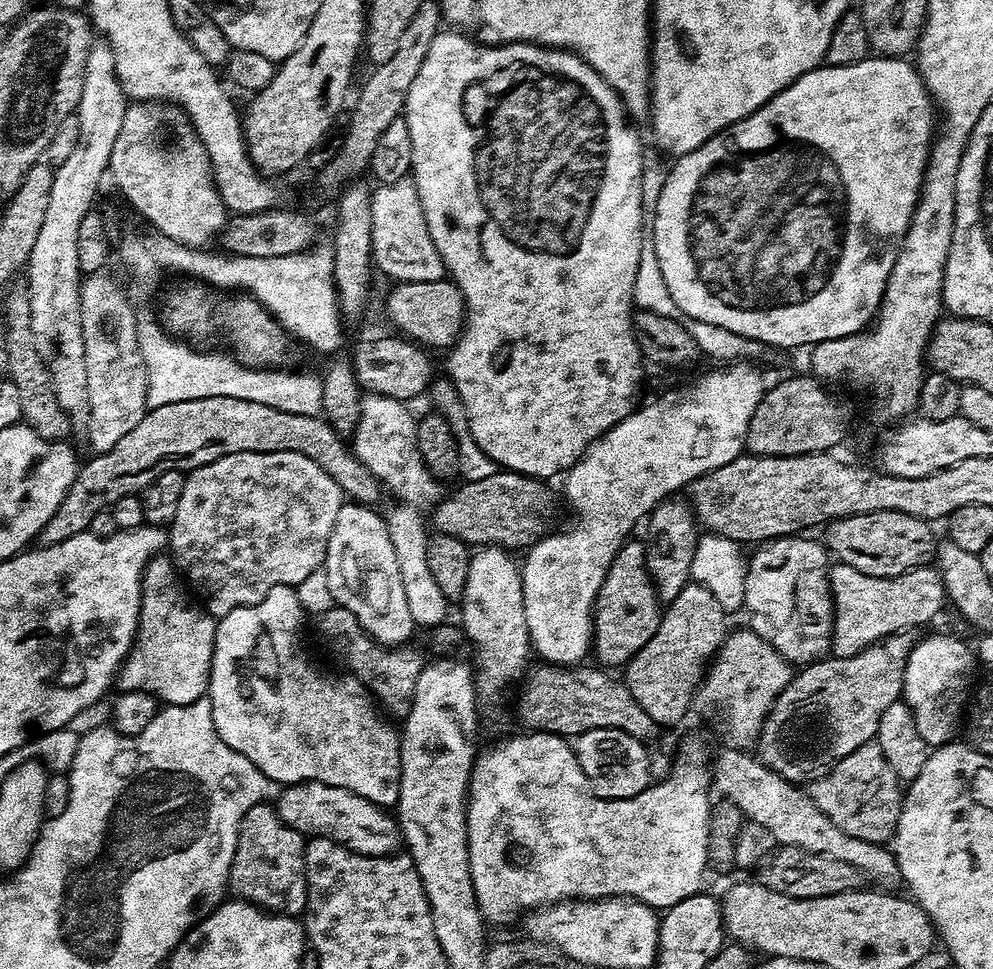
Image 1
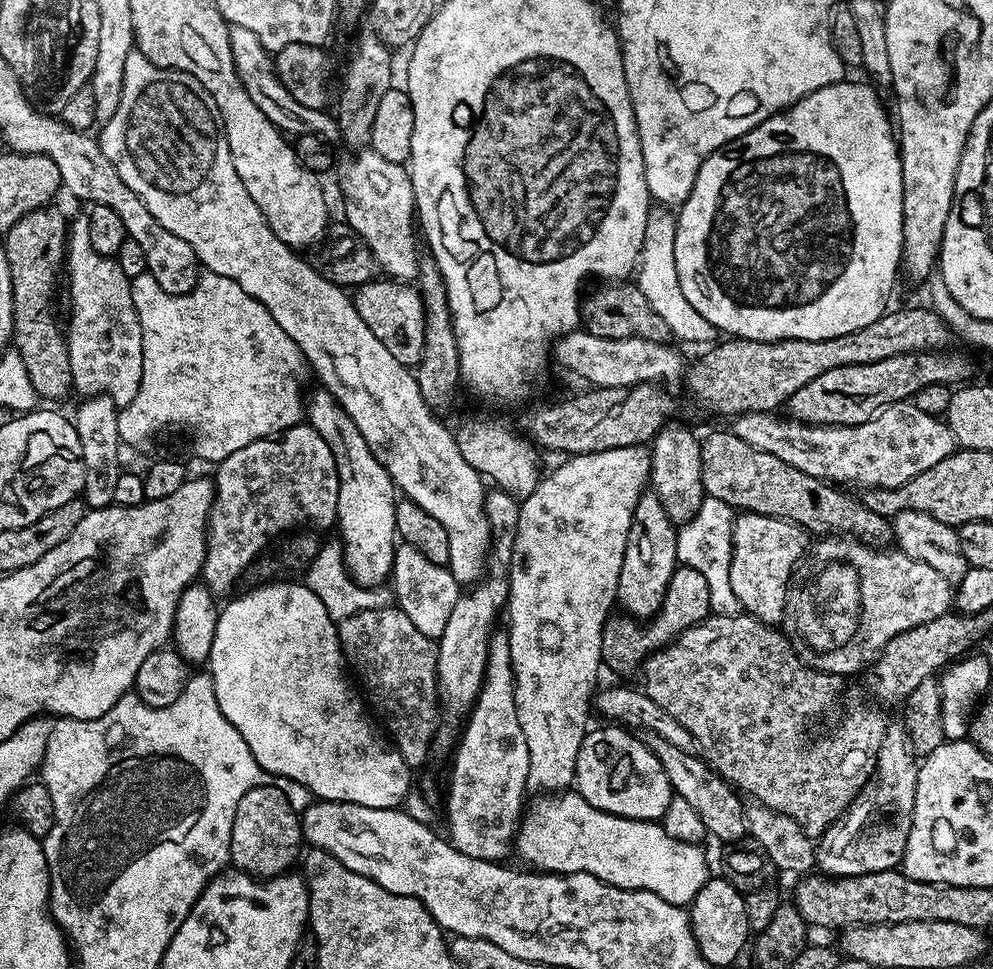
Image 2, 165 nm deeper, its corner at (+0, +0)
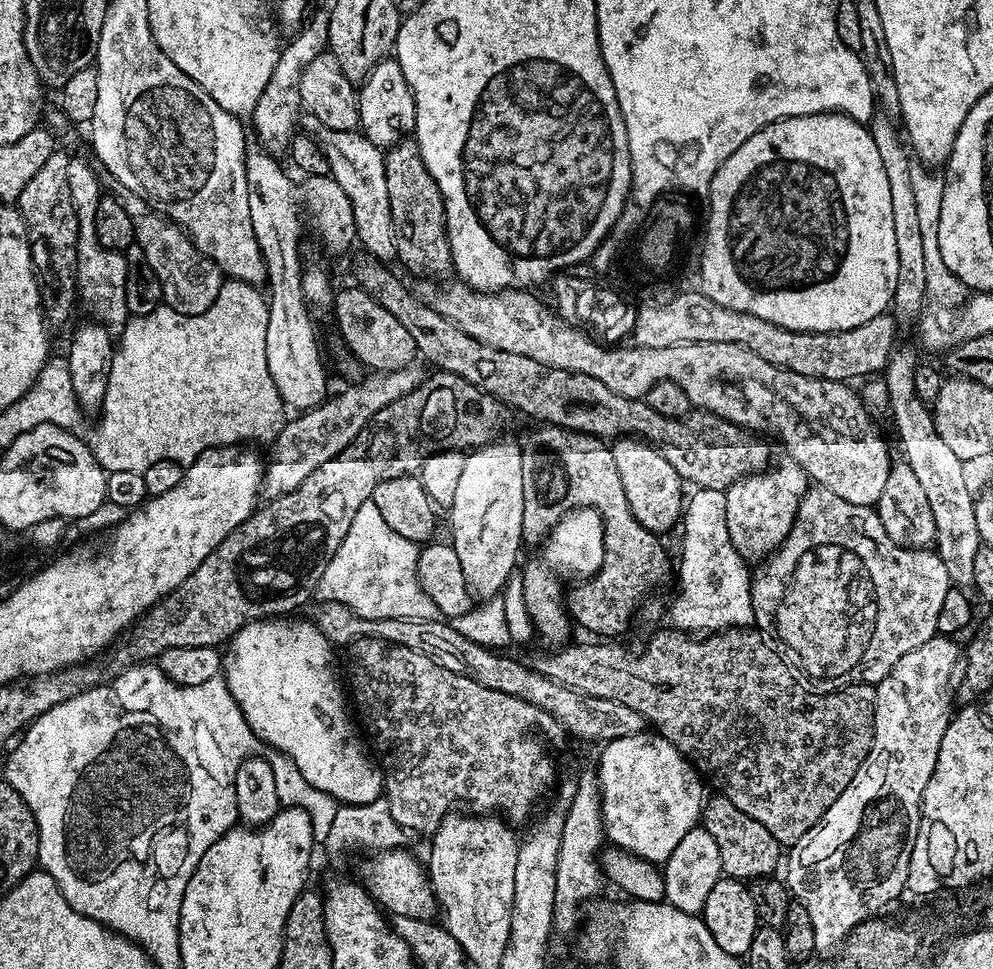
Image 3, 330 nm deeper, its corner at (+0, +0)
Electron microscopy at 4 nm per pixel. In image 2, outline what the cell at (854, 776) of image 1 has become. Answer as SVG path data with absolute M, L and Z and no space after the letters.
M710 614L701 624L688 628L671 644L653 652L644 661L643 672L642 691L658 702L666 714L686 726L696 739L703 759L714 771L741 793L749 792L757 805L791 816L813 838L843 817L876 768L889 721L868 704L850 705L832 732L818 737L812 745L804 744L804 723L808 716L820 716L835 706L846 684L845 677L811 668L792 651L783 631L753 616Z

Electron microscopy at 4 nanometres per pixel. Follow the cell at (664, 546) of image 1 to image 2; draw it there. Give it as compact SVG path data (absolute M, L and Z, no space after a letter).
M669 422L660 429L650 442L652 470L650 488L655 492L662 510L671 518L673 524L681 526L694 518L706 497L702 486L702 462L700 461L701 441L688 428L677 422Z

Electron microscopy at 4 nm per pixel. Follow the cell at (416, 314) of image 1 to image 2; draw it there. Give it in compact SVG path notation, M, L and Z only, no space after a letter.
M377 278L355 289L354 303L362 322L370 326L374 338L378 338L378 342L382 342L382 346L386 346L400 364L419 364L424 345L424 307L419 291L411 283Z

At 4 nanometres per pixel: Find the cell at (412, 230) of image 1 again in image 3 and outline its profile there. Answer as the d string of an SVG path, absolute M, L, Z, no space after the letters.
M305 115L303 131L320 144L326 162L330 162L330 178L342 186L346 198L350 198L350 210L354 210L354 226L359 247L364 247L369 257L381 262L396 260L394 246L394 222L390 218L390 193L386 190L386 166L384 152L359 131L330 130L318 118Z

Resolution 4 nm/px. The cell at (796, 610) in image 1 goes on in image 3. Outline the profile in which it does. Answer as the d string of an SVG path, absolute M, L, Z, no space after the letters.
M784 458L777 468L772 466L751 476L742 476L728 487L725 491L726 529L734 550L745 562L767 561L779 549L794 526L796 511L809 486L804 471L790 458Z

